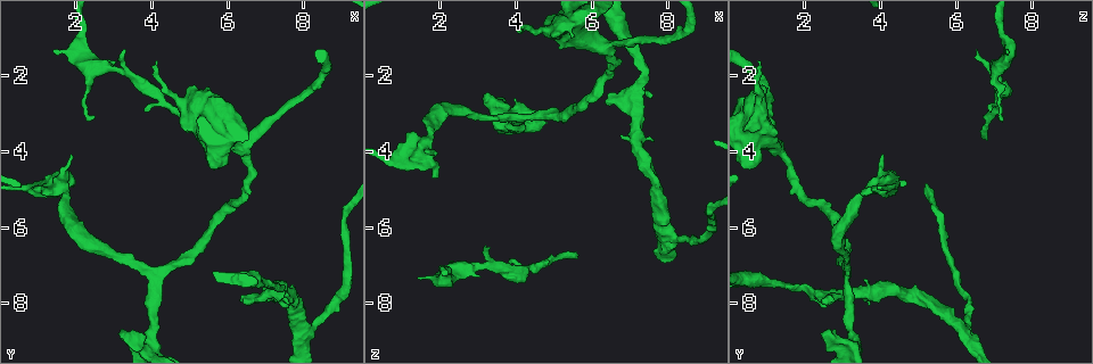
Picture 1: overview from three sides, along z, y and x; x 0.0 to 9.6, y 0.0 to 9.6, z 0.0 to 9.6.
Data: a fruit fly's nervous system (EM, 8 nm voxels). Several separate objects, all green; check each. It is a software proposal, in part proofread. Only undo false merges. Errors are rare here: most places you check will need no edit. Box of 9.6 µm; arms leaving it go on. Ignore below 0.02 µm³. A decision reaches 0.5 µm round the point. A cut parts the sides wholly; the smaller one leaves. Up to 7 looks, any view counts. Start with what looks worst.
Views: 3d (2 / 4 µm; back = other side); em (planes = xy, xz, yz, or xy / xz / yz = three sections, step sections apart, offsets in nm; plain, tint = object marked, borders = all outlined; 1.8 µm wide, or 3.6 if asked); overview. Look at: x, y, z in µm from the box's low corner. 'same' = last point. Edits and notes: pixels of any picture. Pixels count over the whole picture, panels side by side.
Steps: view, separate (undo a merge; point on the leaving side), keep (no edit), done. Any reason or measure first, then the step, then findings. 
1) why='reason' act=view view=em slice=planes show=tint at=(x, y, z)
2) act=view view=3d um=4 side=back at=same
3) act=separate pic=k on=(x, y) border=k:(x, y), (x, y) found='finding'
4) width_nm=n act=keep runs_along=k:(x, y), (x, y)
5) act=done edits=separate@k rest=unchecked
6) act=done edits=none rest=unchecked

act=view view=3d um=2 at=(3.80, 9.00, 3.25)

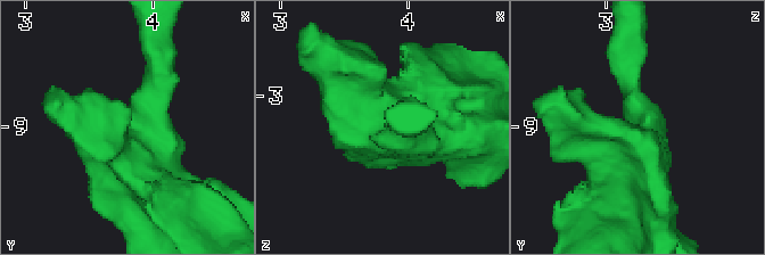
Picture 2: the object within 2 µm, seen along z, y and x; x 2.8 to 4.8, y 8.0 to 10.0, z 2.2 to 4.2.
arms=4 why='shape alone is not enough' act=view view=em slice=xy step=4 show=tint at=(3.86, 9.04, 3.28)

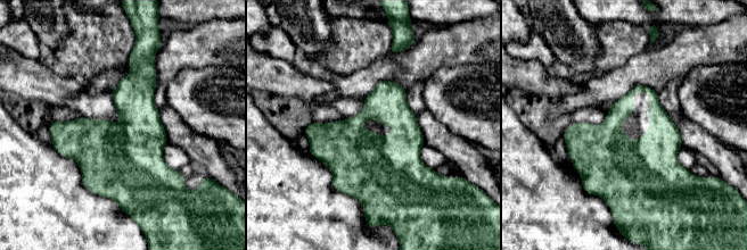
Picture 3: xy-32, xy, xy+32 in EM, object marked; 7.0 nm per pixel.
act=keep found='all the same neuron'

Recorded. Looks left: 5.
why='abrupt turn' act=view view=3d um=4 at=(7.10, 7.75, 2.60)

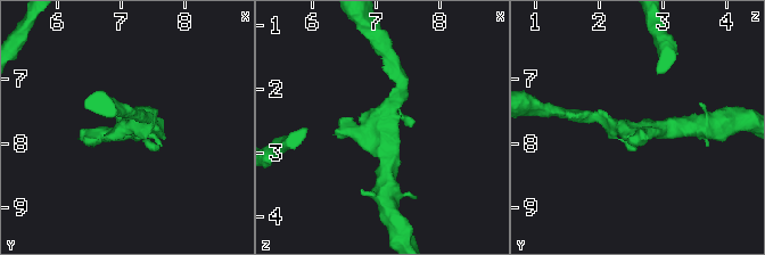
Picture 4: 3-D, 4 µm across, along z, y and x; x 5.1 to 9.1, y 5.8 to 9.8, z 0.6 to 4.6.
act=view view=em slice=planes show=tint at=(7.05, 7.80, 2.60)

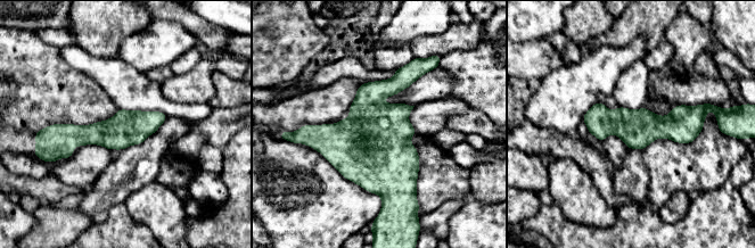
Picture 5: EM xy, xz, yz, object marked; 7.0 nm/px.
width_nm=260 act=keep found='one neuron here'

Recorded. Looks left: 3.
why='a fork' act=view view=em slice=xy step=8 show=tint at=(2.55, 1.80, 7.05)

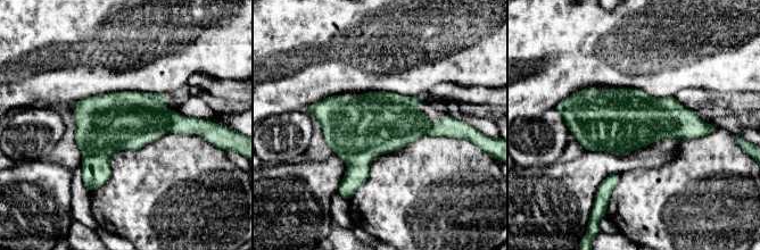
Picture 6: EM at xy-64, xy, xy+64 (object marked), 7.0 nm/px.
why='cut it another way' act=view view=em slice=planes show=tint at=same

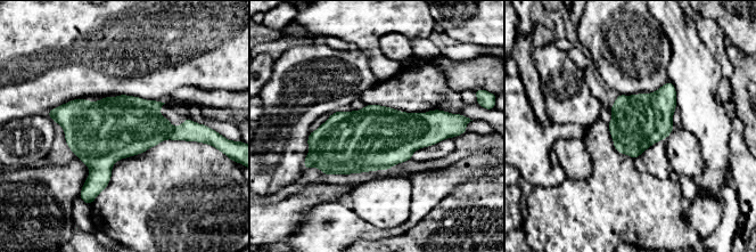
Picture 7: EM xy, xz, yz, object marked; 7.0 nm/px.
act=keep found='continuous, no second neuron'

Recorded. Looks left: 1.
act=done edits=none rest=unchecked

